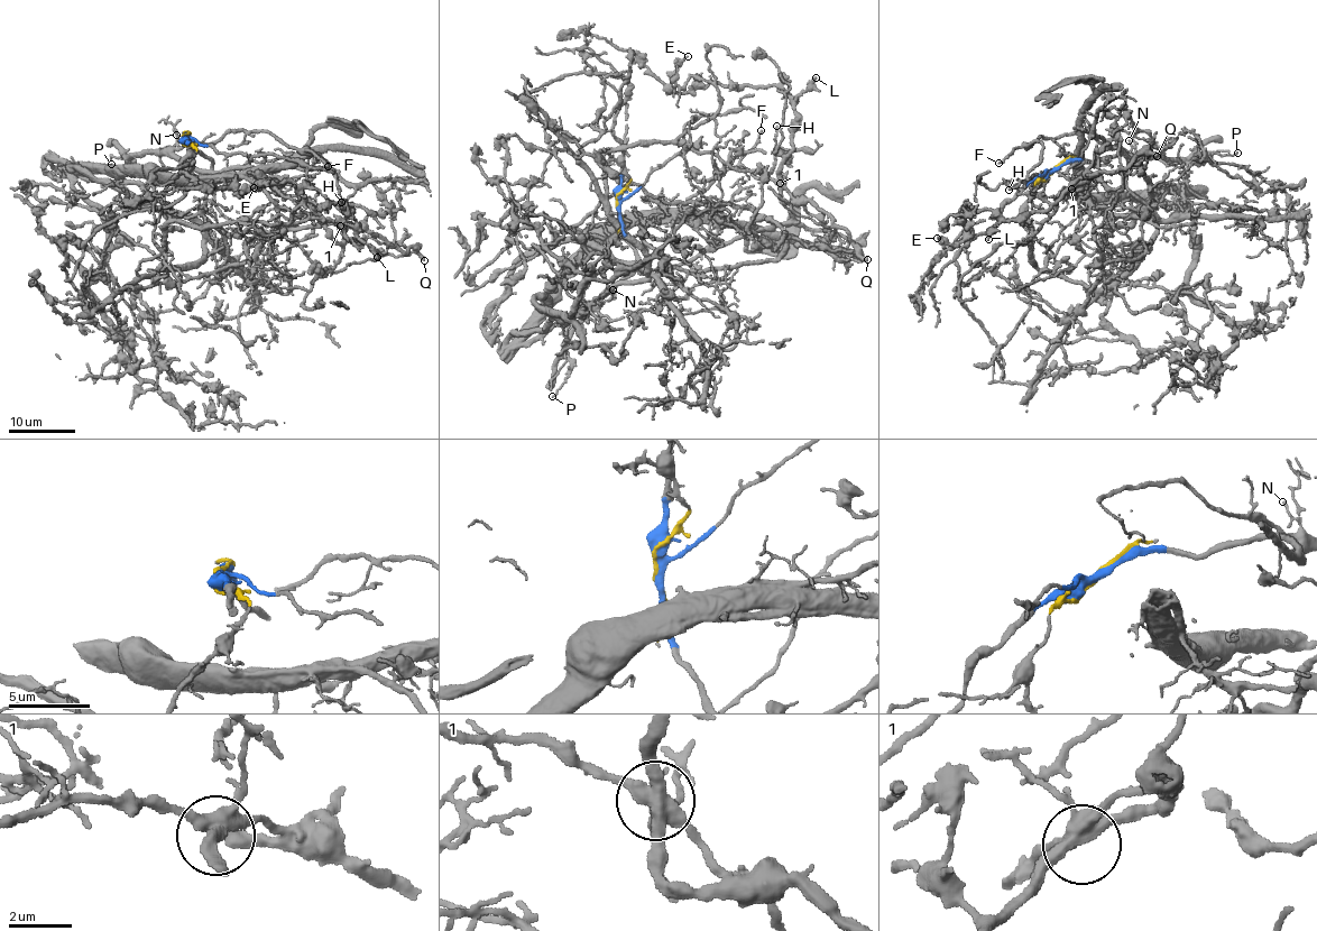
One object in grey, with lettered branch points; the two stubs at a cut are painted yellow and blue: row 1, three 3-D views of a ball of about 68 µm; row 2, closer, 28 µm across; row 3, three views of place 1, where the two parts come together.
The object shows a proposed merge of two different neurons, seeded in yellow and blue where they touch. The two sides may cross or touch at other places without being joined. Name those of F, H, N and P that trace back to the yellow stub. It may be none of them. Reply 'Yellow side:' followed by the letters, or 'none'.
Yellow side: none

